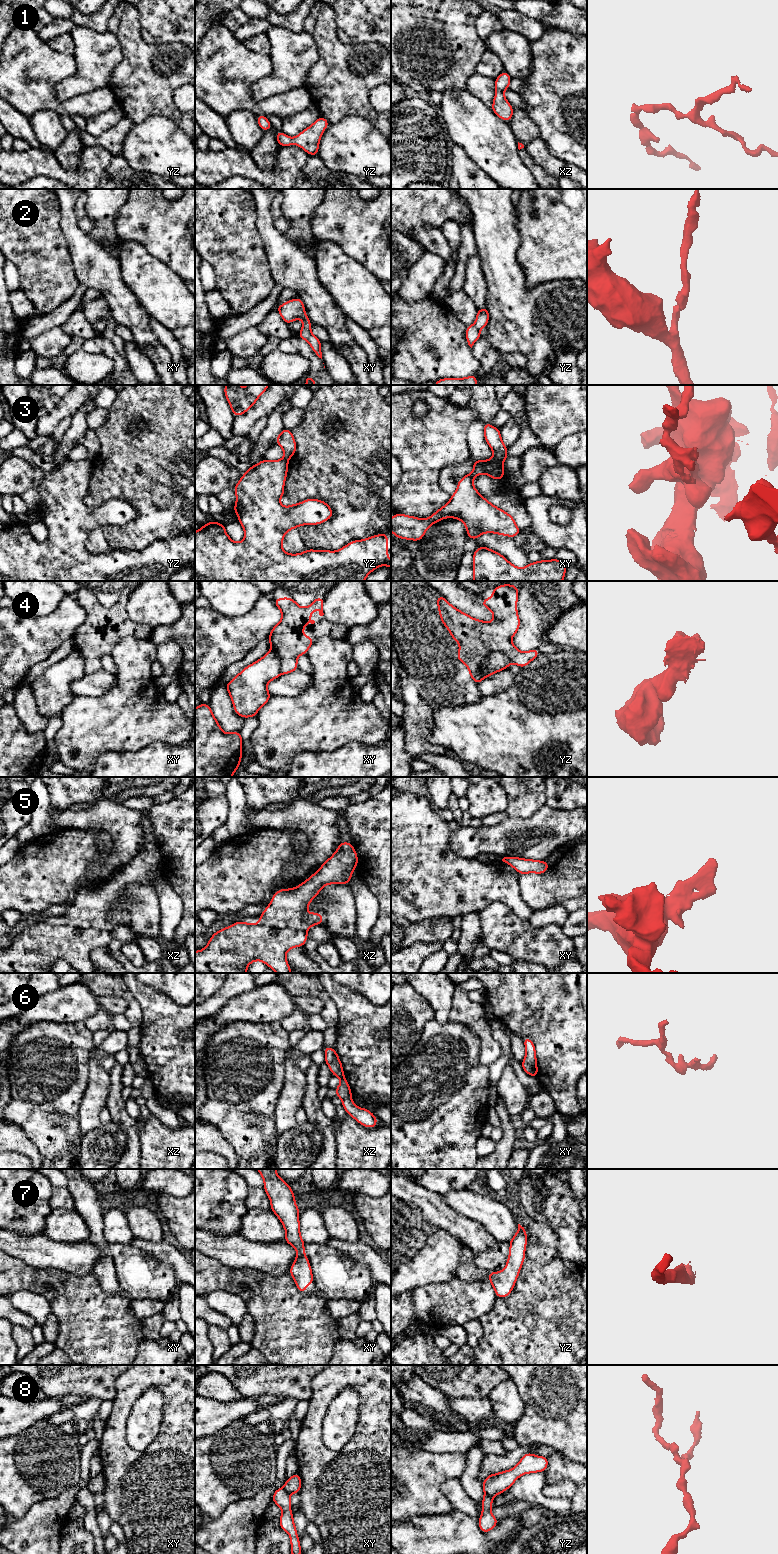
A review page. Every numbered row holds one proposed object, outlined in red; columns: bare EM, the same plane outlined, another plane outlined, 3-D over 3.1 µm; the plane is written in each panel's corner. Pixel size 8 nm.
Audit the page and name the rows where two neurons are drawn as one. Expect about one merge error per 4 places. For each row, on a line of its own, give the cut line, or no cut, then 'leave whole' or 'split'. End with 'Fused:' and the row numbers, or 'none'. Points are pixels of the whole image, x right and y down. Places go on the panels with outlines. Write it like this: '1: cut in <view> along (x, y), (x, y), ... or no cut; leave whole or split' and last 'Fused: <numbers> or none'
1: no cut; leave whole
2: no cut; leave whole
3: cut in xy along (493, 457), (502, 461); split
4: cut in yz along (508, 656), (501, 651), (486, 656), (475, 683); split
5: no cut; leave whole
6: no cut; leave whole
7: no cut; leave whole
8: cut in yz along (485, 1493), (493, 1497); split
Fused: 3, 4, 8

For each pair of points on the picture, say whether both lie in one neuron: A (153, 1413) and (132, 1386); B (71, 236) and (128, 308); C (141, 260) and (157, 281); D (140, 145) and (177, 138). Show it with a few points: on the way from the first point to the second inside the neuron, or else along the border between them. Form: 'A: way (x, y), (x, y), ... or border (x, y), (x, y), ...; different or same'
A: border (160, 1389), (148, 1387), (136, 1399), (129, 1416); different
B: way (86, 254), (107, 278), (114, 290); same
C: way (141, 265), (152, 276); same
D: way (149, 145), (168, 145); same

